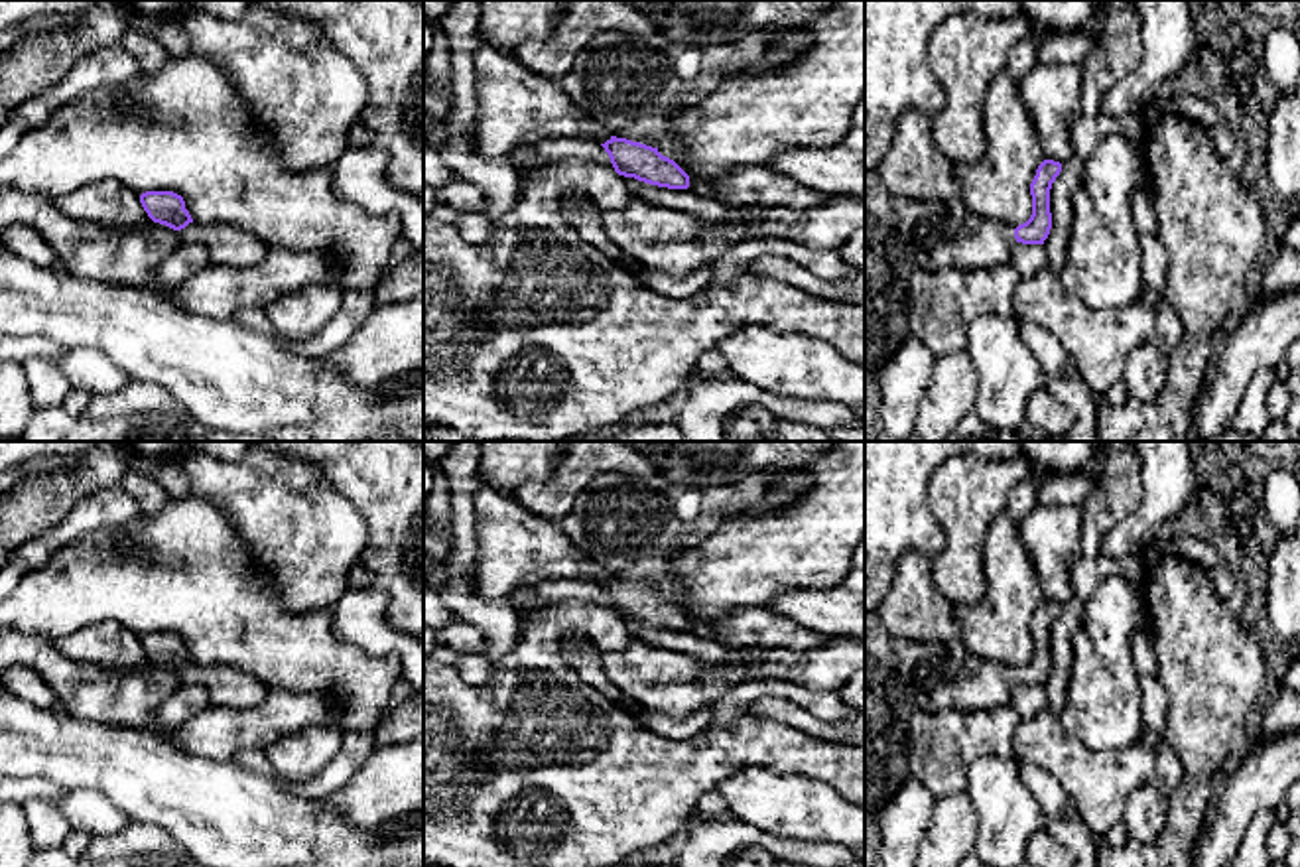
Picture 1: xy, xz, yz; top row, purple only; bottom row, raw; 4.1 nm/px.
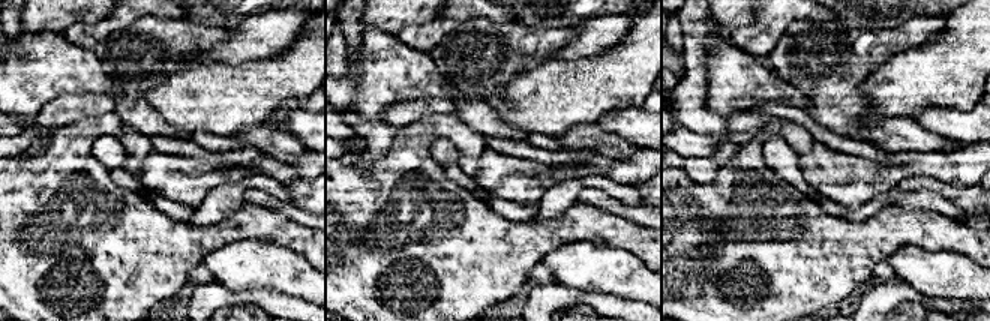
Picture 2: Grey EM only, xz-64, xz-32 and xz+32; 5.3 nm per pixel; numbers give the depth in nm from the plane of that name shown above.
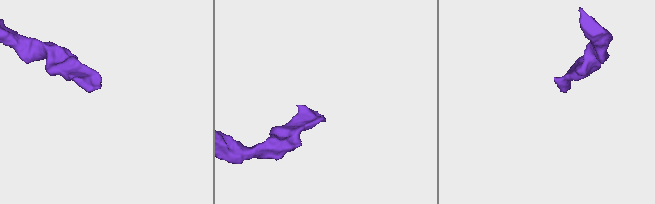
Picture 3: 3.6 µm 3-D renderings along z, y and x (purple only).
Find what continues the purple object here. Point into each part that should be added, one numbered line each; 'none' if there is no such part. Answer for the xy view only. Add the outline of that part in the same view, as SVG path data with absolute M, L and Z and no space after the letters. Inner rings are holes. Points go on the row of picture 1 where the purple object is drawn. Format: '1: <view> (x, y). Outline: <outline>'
1: xy (227, 245). Outline: M193 221L177 233L181 242L201 242L219 266L250 268L268 254L260 238L232 225Z

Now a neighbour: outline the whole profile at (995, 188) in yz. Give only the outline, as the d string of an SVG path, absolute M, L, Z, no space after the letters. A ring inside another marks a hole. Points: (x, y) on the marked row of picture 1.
M1007 69L991 83L983 128L983 158L953 164L961 201L985 221L1018 227L1032 215L1030 183L1046 158L1020 87Z

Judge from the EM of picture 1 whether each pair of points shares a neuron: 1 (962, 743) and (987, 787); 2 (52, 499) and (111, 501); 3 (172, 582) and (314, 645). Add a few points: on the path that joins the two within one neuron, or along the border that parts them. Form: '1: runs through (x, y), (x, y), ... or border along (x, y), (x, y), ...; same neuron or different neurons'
1: border along (979, 755), (975, 759); different neurons
2: border along (119, 485), (91, 493), (48, 531); different neurons
3: runs through (207, 592), (233, 617), (245, 617), (278, 645); same neuron

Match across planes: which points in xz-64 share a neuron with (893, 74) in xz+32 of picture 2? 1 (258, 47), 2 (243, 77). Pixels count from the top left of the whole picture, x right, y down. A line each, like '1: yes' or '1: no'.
1: no
2: yes

